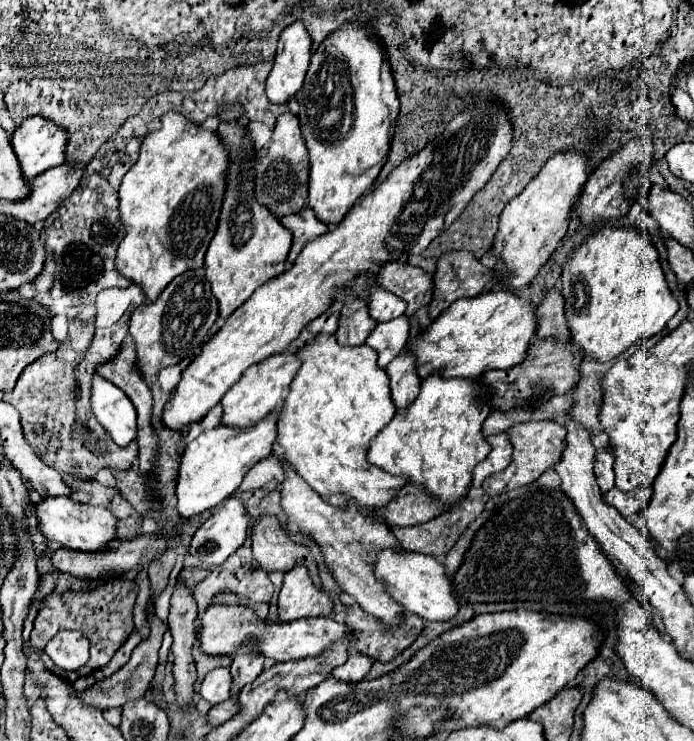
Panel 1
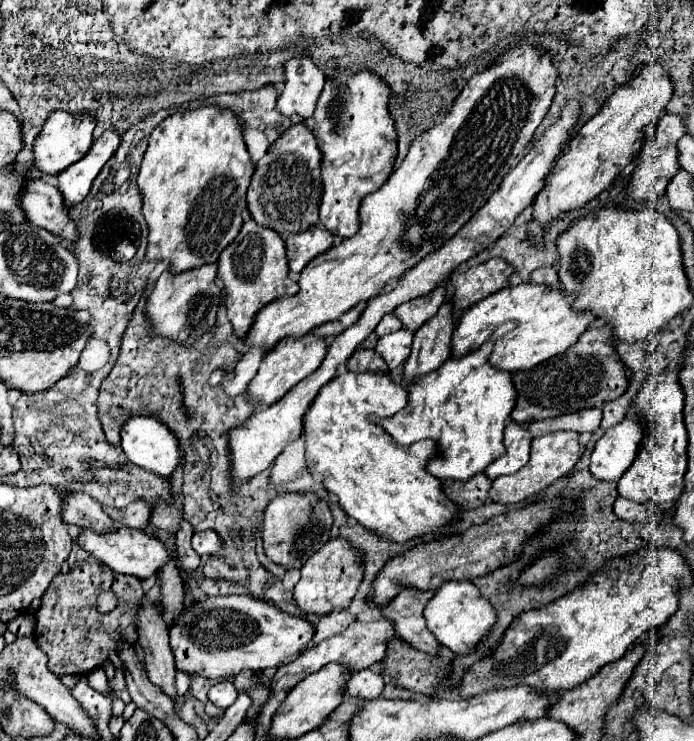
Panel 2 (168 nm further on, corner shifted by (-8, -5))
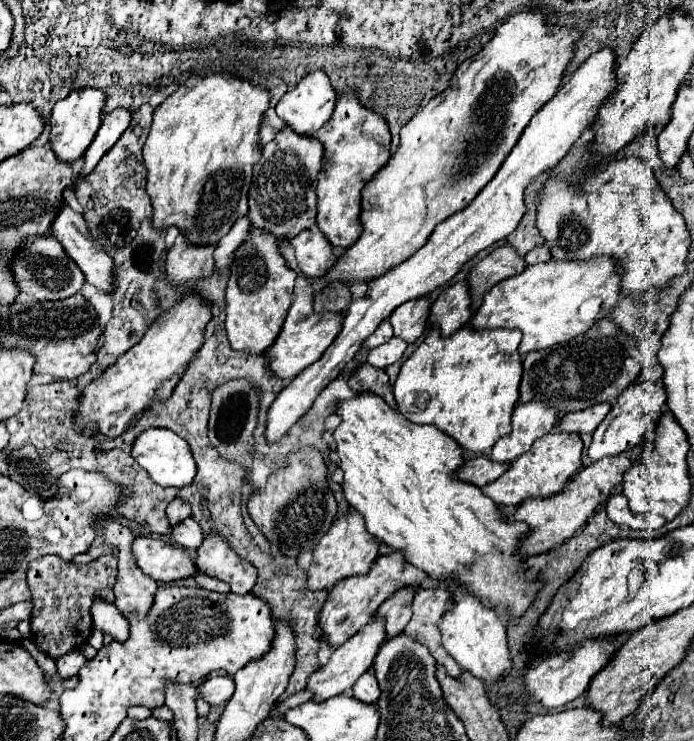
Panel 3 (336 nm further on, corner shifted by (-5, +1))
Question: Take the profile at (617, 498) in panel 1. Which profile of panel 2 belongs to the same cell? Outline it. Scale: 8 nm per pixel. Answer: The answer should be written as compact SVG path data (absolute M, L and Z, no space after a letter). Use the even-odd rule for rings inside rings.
M618 496L614 502L614 514L626 522L644 522L648 518L650 508L652 504L636 504L622 496Z

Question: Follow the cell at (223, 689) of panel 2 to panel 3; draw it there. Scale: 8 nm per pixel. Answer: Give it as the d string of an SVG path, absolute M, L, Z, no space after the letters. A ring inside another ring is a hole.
M211 676L199 688L199 696L211 706L219 706L233 696L233 690L235 690L235 682L231 676Z

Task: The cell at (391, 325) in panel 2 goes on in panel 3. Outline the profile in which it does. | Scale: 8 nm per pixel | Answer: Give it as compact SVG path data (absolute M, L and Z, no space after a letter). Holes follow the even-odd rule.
M383 320L381 324L379 324L379 328L361 344L361 346L365 346L365 348L377 348L377 346L381 346L381 344L385 344L389 338L393 336L393 328L391 328L391 322L389 320Z

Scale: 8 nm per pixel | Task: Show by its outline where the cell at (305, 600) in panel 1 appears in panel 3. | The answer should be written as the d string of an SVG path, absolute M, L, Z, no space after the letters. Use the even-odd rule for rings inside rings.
M351 508L347 514L337 518L333 526L327 530L327 534L319 540L313 552L313 562L307 570L307 586L309 590L327 590L343 578L361 576L371 568L377 556L379 556L379 540L371 538L371 534L365 530L365 520L357 510Z

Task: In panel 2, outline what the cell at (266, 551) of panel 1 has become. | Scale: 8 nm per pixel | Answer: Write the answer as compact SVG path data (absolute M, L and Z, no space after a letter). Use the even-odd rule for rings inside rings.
M282 494L276 496L264 510L264 522L262 522L262 540L264 540L264 554L284 566L300 568L308 556L324 546L330 540L330 526L332 526L332 514L326 504L326 500L318 498L316 494Z

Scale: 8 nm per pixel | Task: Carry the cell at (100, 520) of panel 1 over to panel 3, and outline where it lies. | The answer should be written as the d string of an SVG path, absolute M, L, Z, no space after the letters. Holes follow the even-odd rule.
M137 538L133 556L139 568L155 582L185 580L201 572L185 548L165 538Z

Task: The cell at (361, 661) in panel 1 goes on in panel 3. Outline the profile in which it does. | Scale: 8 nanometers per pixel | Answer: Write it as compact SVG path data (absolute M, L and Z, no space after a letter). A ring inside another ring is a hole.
M365 672L353 686L353 698L357 698L359 702L365 702L365 704L375 704L379 700L379 686L377 686L377 680L375 680L375 674L371 672Z

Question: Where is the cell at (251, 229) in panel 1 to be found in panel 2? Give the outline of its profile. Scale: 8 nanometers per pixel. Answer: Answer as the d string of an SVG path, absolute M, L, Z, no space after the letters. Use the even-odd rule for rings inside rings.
M252 216L244 220L240 236L236 236L236 240L220 254L218 280L224 292L228 318L238 338L242 338L250 330L250 324L262 306L280 296L294 296L298 292L298 284L290 278L288 272L288 258L284 252L282 236L278 232L272 232L270 228L256 224Z

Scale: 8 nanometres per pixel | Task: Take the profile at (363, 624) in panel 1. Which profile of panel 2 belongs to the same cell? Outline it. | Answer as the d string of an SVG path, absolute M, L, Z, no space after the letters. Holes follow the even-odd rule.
M392 638L386 648L384 660L380 660L384 674L394 680L400 688L408 688L416 694L430 696L434 692L434 684L438 684L446 674L454 654L438 646L438 656L420 652L406 644L400 638Z

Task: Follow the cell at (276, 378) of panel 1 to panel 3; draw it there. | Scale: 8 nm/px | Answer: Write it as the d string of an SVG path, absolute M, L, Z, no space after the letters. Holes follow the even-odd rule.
M277 240L277 246L279 246L279 252L281 256L285 258L287 266L291 270L297 272L297 282L295 282L295 300L289 308L289 314L287 314L287 320L283 324L283 330L281 334L277 336L275 344L267 350L267 358L269 358L269 364L271 364L271 370L283 378L287 382L293 380L301 370L305 370L307 366L311 366L313 362L317 362L323 352L329 348L329 344L337 338L337 334L341 332L341 326L343 326L343 314L317 314L313 308L311 308L311 302L313 302L313 294L311 294L311 284L305 276L301 276L301 272L297 270L297 262L293 258L293 248L289 246L289 240Z

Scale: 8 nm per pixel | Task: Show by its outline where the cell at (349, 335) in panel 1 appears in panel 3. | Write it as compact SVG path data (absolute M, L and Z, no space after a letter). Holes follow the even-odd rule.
M367 362L361 364L361 368L355 370L355 374L349 378L349 388L353 394L377 394L381 396L389 406L397 406L395 404L395 398L393 398L393 390L391 390L391 384L389 384L389 378L385 374L385 370L381 368L373 368L369 366Z

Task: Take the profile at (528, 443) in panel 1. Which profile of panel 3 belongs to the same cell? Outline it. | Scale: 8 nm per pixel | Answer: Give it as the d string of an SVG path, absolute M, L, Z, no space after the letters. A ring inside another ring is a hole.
M553 432L541 438L531 446L529 452L525 452L521 458L511 462L511 468L497 478L495 482L487 484L483 488L483 494L493 498L495 504L501 506L519 506L527 498L549 498L565 490L569 480L575 476L581 464L581 450L583 442L577 434L567 434L567 432Z

